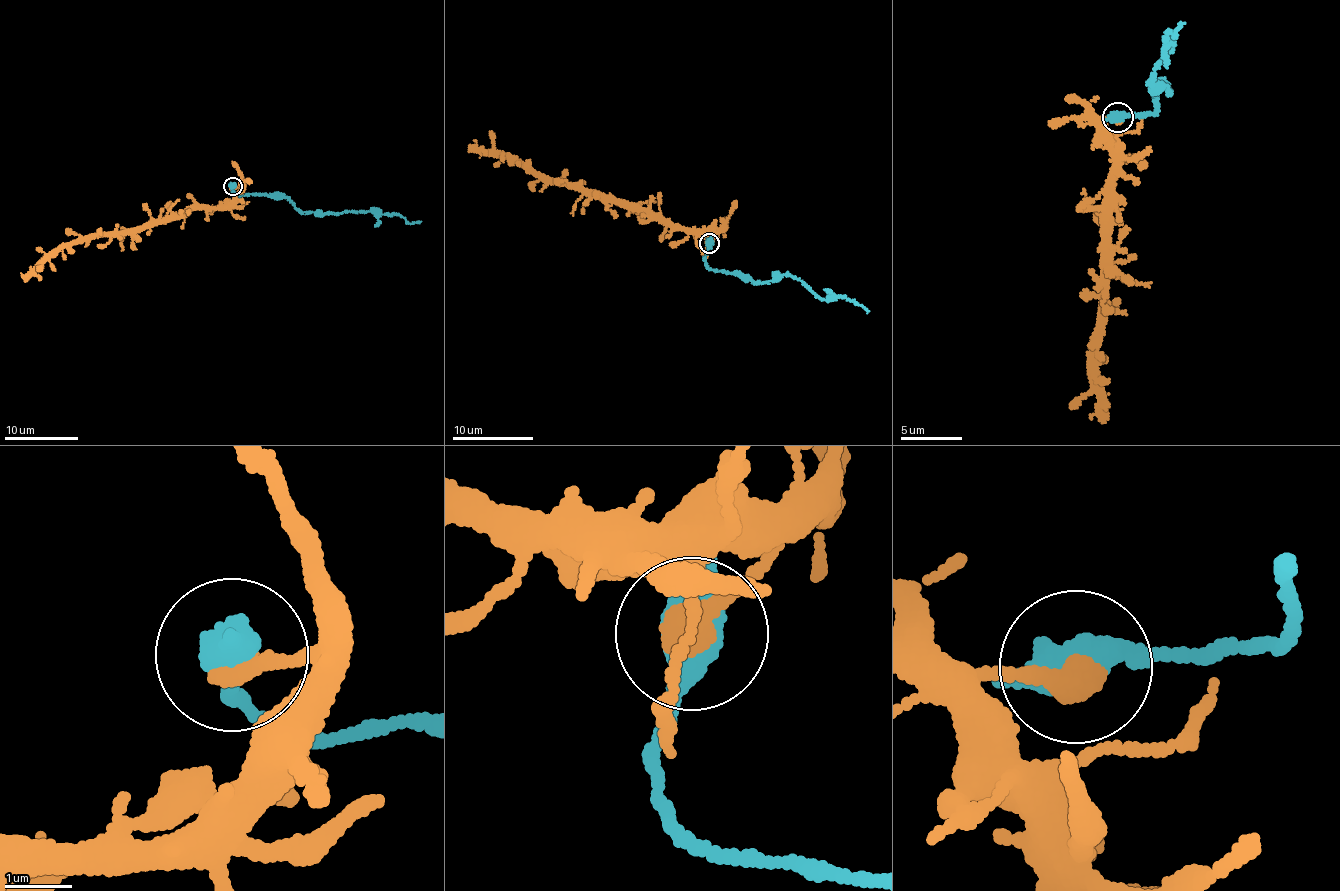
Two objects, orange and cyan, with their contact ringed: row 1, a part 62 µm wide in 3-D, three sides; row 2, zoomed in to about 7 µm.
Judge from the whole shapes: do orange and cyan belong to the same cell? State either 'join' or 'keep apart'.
keep apart

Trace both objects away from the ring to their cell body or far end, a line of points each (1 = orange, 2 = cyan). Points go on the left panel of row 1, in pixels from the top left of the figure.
1: (232, 186), (242, 188), (227, 206), (195, 210), (134, 230), (82, 239), (52, 252), (29, 273), (21, 273)
2: (232, 186), (233, 191), (241, 195), (282, 196), (302, 212), (377, 210), (400, 215), (410, 223), (421, 221)

